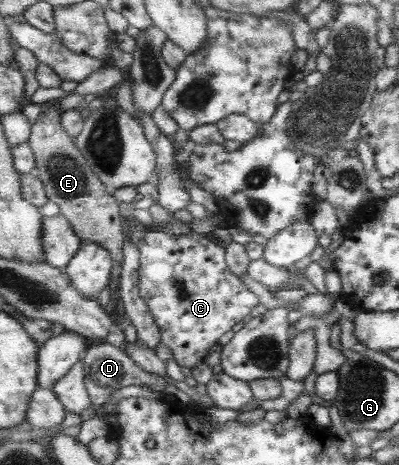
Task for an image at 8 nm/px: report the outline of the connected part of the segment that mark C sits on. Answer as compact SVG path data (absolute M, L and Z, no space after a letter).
M149 230L139 242L141 248L141 295L149 305L157 324L163 330L163 343L173 352L181 366L192 370L205 362L211 355L211 349L246 323L247 318L261 301L253 293L245 281L241 281L227 265L227 249L211 241L206 234L191 232L189 234L165 233L165 231Z

